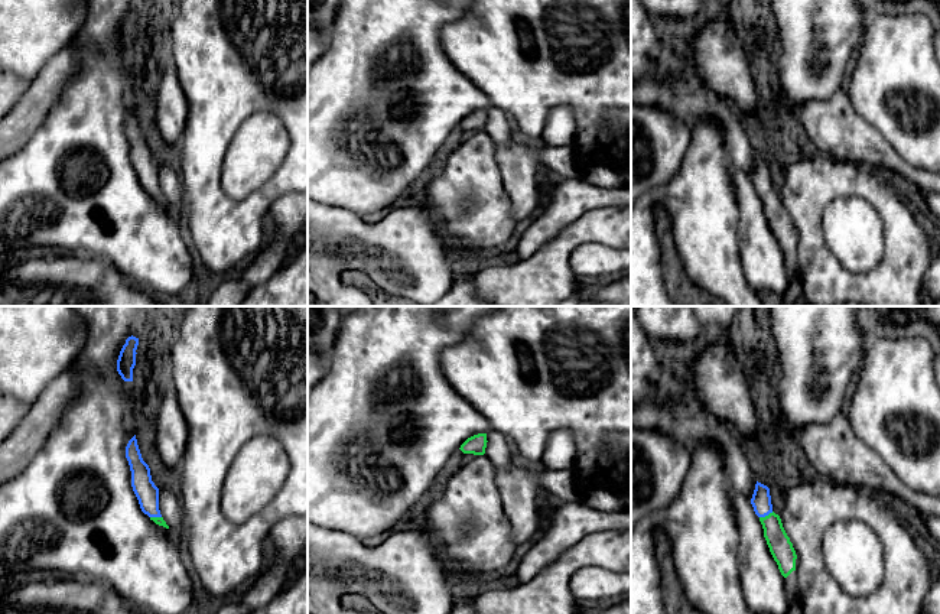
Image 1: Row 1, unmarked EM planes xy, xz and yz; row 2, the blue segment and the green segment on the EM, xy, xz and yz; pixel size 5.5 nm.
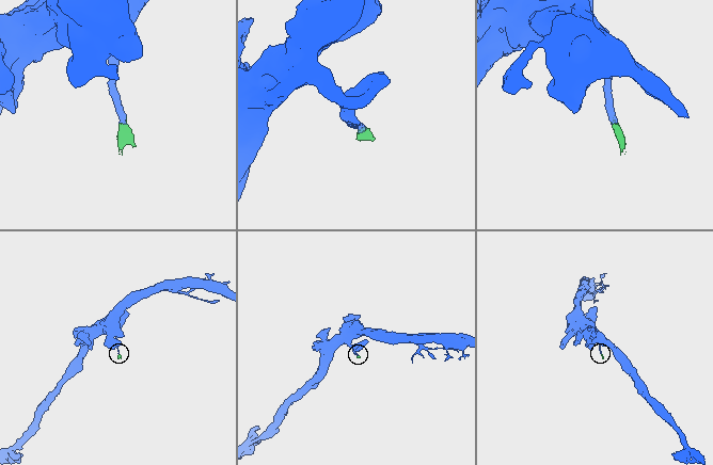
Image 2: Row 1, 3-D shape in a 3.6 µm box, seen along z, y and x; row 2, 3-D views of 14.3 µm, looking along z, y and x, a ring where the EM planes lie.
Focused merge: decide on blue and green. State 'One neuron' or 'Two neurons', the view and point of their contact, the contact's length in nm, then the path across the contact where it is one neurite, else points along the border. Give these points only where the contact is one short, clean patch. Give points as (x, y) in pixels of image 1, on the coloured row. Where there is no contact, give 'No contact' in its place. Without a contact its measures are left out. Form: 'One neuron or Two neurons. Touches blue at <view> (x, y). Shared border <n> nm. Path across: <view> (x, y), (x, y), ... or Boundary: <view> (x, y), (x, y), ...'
One neuron. Touches blue at yz (766, 515). Shared border 90 nm. Path across: yz (761, 500), (766, 515), (771, 522), (780, 546)

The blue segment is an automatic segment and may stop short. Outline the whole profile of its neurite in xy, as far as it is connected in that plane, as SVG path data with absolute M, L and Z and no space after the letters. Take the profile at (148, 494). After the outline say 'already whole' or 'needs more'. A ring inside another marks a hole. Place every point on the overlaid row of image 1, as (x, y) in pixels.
M136 435L126 446L126 458L131 471L131 487L142 511L156 524L169 529L159 510L159 488L152 481L150 468L142 458Z | needs more

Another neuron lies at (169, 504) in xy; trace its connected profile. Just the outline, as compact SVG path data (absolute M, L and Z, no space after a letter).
M159 488L159 510L169 527L179 527L180 501L172 491Z

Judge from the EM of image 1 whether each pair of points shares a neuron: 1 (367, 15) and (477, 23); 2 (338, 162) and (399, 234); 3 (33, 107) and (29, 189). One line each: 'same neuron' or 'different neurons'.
1: different neurons
2: different neurons
3: different neurons

